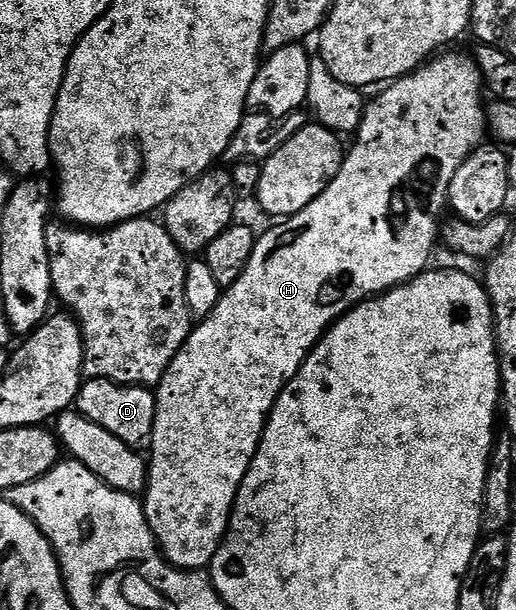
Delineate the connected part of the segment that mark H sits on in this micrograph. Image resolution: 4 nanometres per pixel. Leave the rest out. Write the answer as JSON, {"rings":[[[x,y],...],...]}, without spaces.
{"rings":[[[444,52],[434,59],[428,60],[426,64],[410,73],[408,77],[400,77],[399,80],[390,82],[382,90],[383,94],[375,102],[368,104],[363,111],[363,118],[359,124],[359,132],[354,134],[355,146],[346,150],[341,171],[297,215],[280,220],[267,234],[260,236],[255,243],[255,250],[237,283],[225,290],[223,297],[213,307],[209,316],[202,318],[192,328],[187,342],[181,347],[181,351],[169,363],[161,383],[157,386],[155,393],[155,426],[149,446],[149,460],[147,463],[147,488],[142,494],[143,514],[153,531],[159,548],[163,550],[169,564],[176,569],[188,571],[203,571],[211,564],[211,560],[217,555],[221,547],[223,537],[227,533],[227,525],[231,521],[231,512],[235,506],[235,496],[253,463],[253,455],[261,443],[263,429],[267,426],[267,417],[271,409],[277,403],[281,391],[297,375],[299,368],[305,363],[305,359],[313,351],[324,333],[335,324],[339,318],[345,316],[353,307],[357,307],[362,301],[369,301],[380,293],[388,293],[390,289],[396,289],[398,285],[406,285],[419,273],[424,272],[432,264],[431,252],[435,249],[435,241],[441,237],[441,218],[444,216],[447,204],[447,188],[453,183],[453,175],[465,159],[484,144],[489,133],[489,113],[483,109],[483,93],[485,86],[483,76],[480,75],[478,67],[470,56],[462,57],[459,53]]]}

